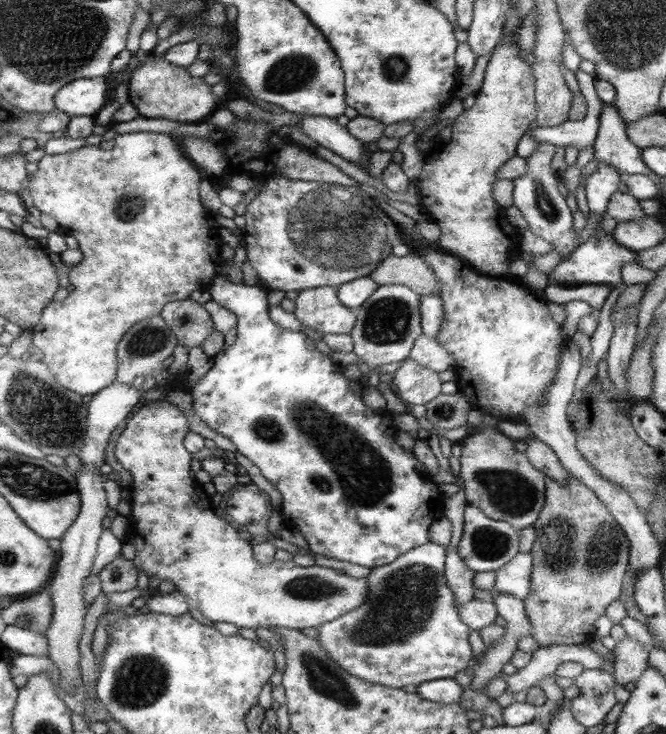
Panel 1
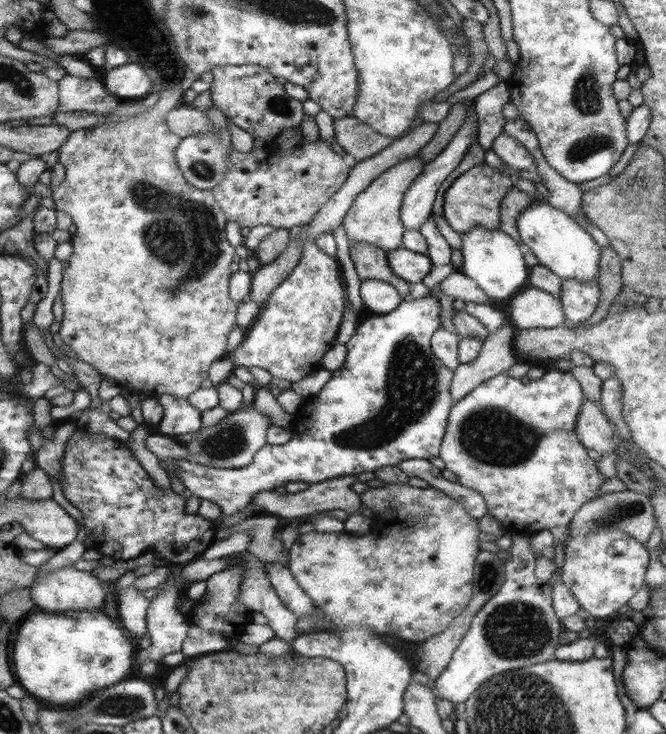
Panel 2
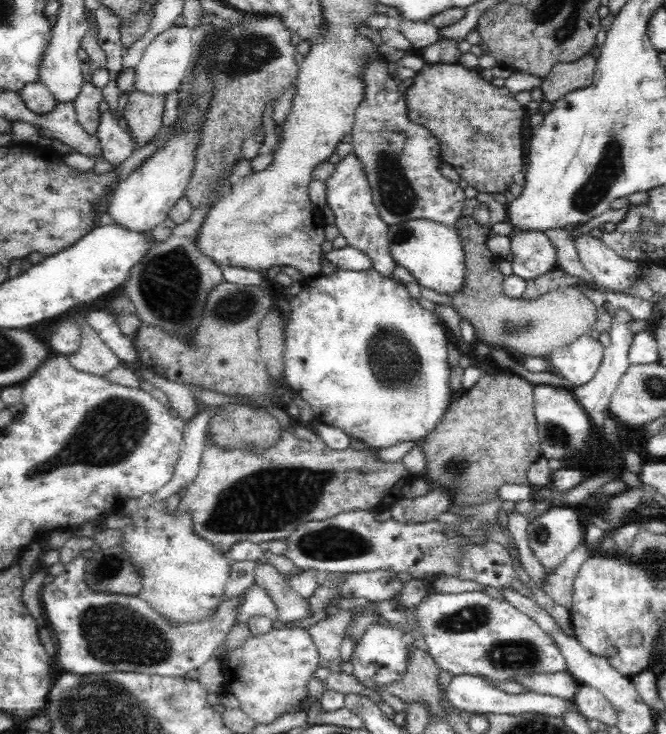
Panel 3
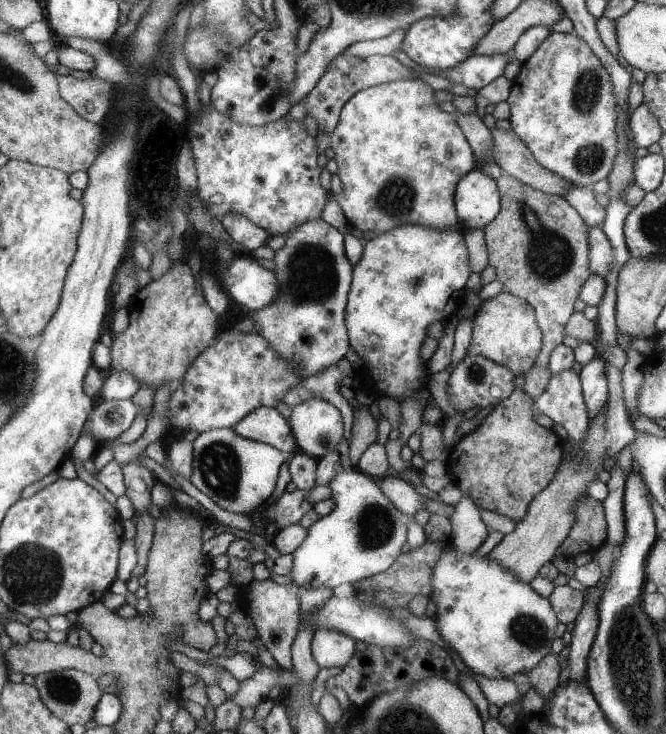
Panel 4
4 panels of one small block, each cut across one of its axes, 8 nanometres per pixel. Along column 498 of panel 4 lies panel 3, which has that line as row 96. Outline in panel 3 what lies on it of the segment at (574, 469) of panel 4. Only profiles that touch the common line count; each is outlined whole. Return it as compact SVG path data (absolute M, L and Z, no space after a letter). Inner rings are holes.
M592 56L582 57L576 62L558 63L552 66L550 72L540 77L542 102L554 103L564 99L566 94L590 86L595 74L597 62Z

